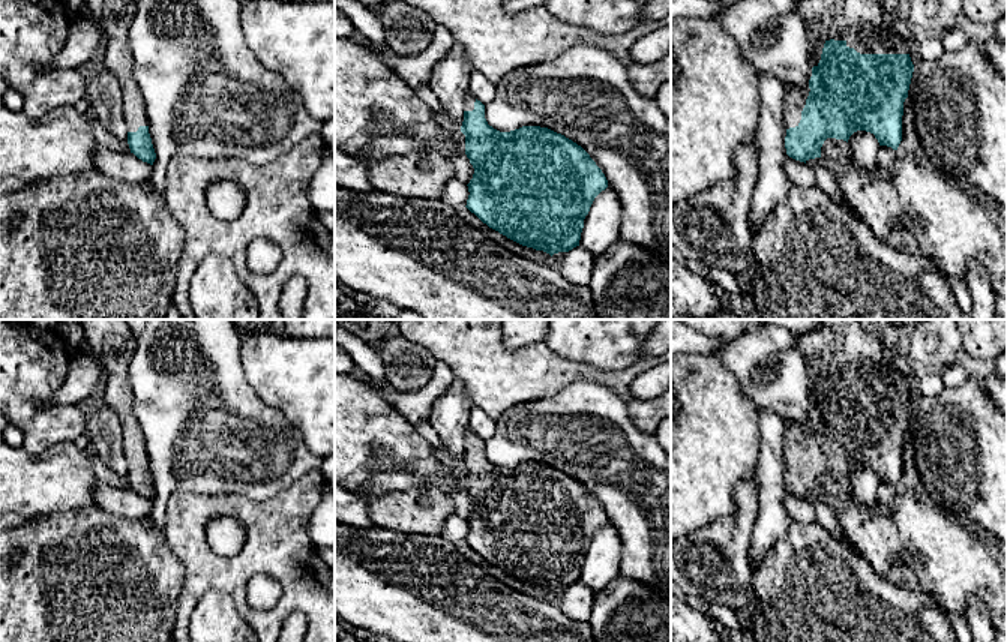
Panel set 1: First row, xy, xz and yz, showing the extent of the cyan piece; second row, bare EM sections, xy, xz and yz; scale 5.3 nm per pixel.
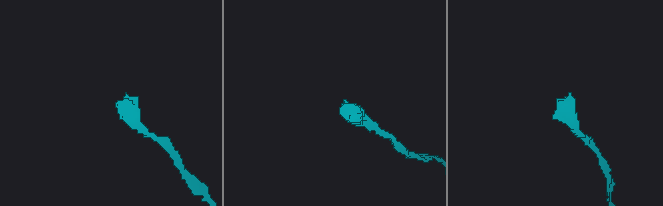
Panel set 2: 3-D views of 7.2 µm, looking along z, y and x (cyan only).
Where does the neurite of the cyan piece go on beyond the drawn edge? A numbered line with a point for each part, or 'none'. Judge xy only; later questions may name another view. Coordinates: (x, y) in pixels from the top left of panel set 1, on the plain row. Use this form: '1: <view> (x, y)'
1: xy (111, 342)

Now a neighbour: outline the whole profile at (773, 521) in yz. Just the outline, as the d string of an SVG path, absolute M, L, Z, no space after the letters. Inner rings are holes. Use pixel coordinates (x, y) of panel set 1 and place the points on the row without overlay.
M771 410L758 411L759 444L759 512L750 540L749 562L755 570L761 566L776 540L783 536L791 518L783 508L782 498L786 492L783 458L783 420Z

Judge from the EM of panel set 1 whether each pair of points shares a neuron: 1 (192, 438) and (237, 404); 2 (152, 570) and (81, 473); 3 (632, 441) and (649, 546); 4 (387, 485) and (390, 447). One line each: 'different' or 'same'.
1: same
2: different
3: same
4: different

